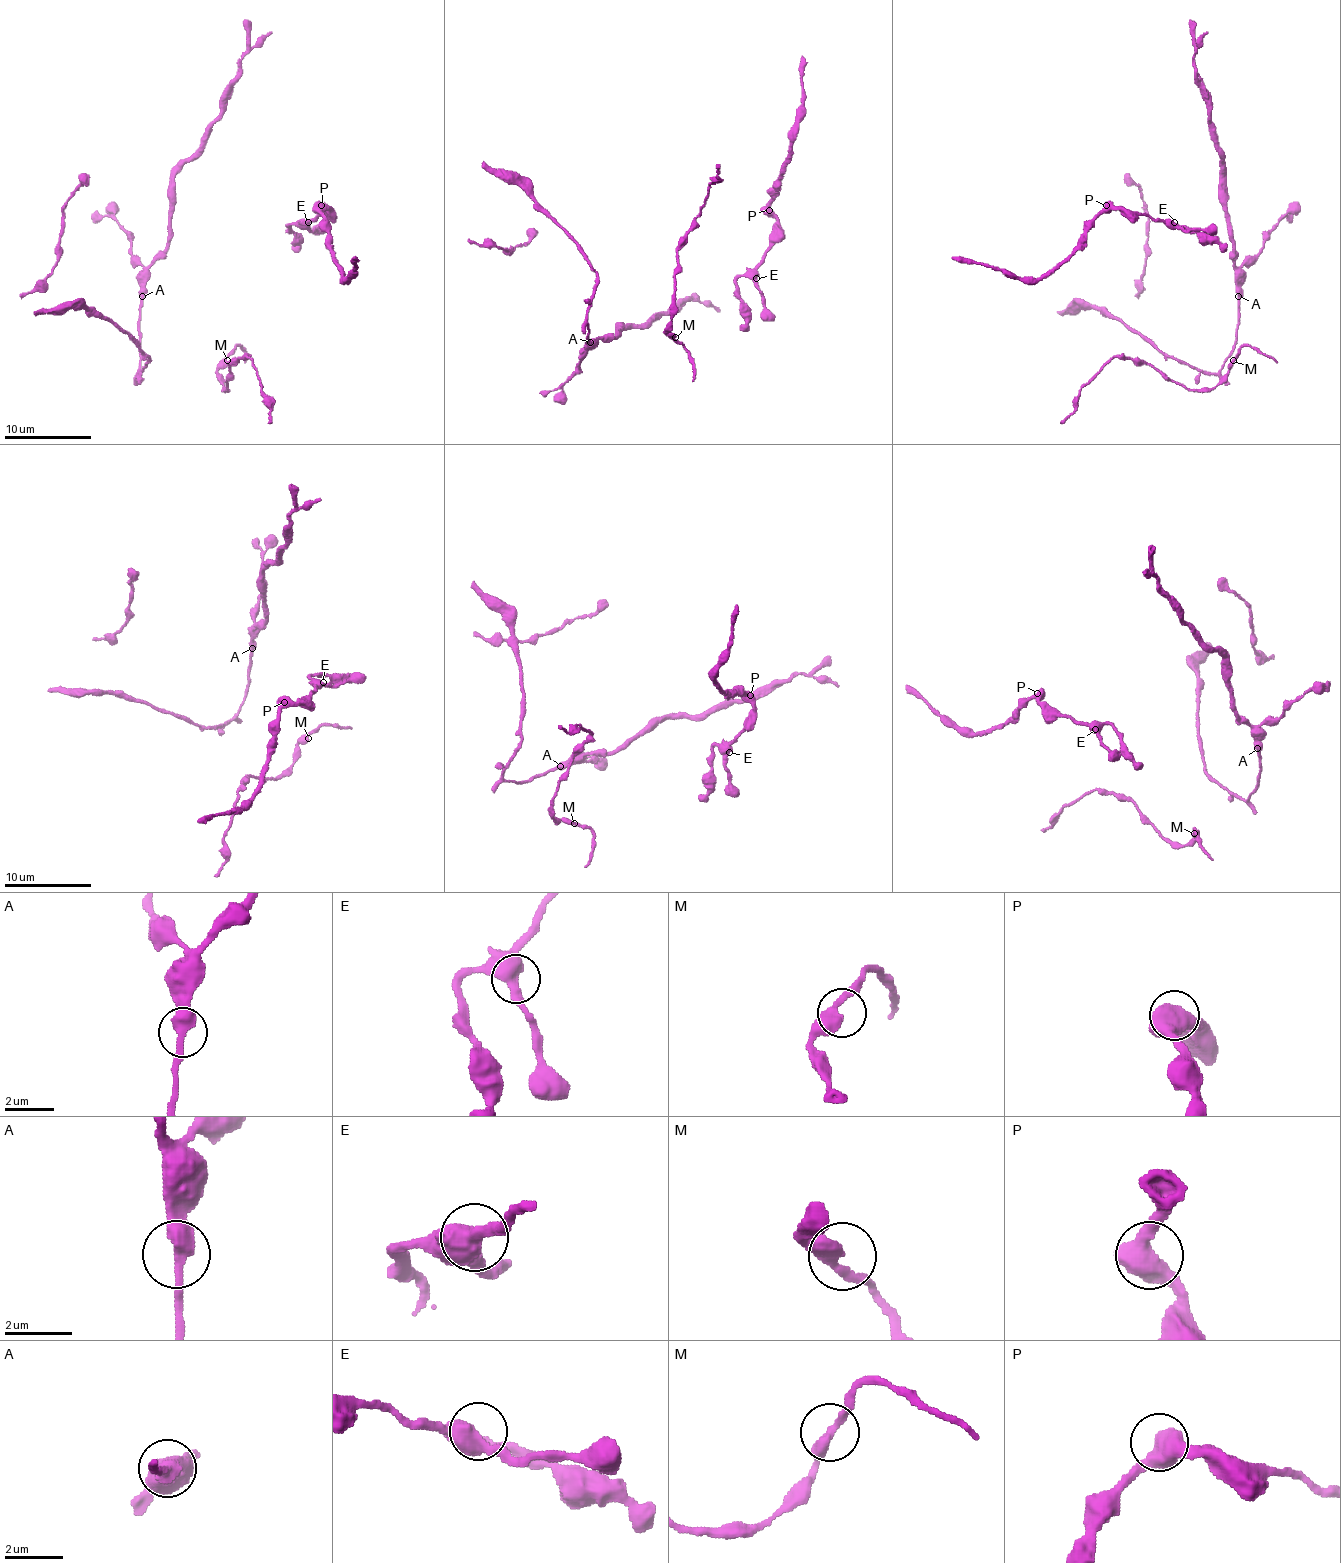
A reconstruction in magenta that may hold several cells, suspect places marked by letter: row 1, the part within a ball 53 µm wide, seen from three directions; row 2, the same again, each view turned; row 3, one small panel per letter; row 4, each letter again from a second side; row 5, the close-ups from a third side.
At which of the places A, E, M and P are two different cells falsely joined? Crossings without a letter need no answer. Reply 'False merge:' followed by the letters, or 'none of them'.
False merge: none of them

